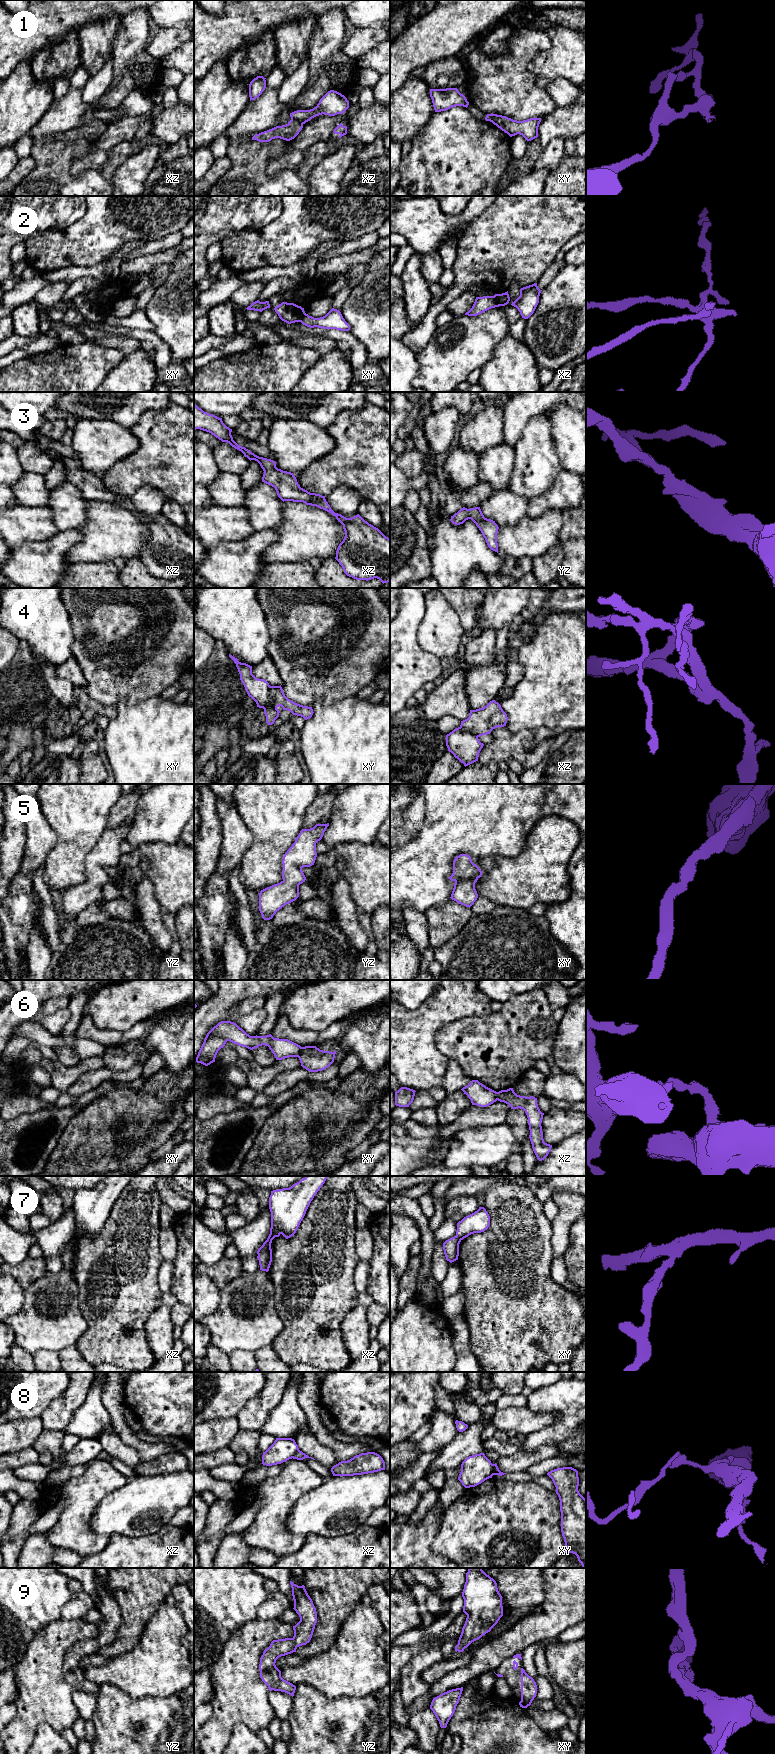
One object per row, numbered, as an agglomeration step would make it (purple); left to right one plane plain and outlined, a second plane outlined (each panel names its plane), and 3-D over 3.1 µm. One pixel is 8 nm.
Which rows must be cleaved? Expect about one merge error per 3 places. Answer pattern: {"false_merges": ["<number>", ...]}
{"false_merges": ["1", "2", "4", "6", "7", "8"]}

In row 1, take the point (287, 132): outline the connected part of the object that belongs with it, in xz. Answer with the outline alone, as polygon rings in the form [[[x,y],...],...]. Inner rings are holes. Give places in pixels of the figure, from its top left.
[[[291,119],[286,125],[276,126],[272,129],[254,135],[252,140],[257,140],[259,142],[269,142],[272,139],[280,138],[290,141],[299,134],[302,128],[302,122],[296,119]]]

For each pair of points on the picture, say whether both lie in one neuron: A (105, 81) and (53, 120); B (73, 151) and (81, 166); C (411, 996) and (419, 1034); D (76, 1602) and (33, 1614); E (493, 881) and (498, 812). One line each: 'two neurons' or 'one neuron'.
A: two neurons
B: two neurons
C: two neurons
D: two neurons
E: two neurons

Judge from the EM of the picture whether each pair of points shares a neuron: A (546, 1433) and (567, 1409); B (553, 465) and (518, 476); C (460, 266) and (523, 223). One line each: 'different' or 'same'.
A: same
B: same
C: same

